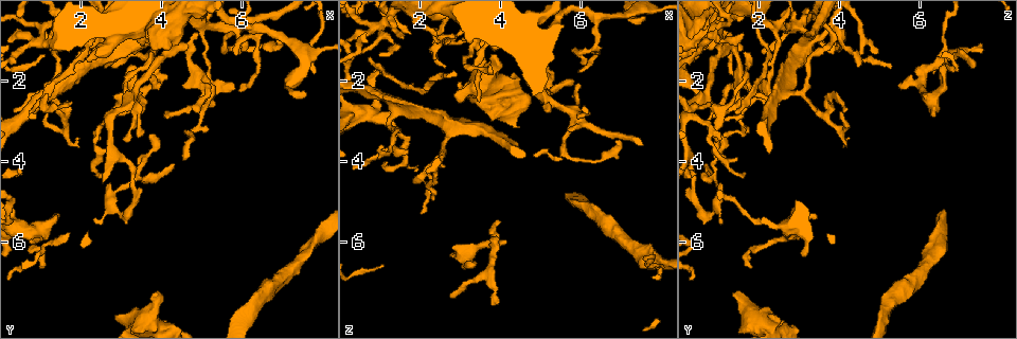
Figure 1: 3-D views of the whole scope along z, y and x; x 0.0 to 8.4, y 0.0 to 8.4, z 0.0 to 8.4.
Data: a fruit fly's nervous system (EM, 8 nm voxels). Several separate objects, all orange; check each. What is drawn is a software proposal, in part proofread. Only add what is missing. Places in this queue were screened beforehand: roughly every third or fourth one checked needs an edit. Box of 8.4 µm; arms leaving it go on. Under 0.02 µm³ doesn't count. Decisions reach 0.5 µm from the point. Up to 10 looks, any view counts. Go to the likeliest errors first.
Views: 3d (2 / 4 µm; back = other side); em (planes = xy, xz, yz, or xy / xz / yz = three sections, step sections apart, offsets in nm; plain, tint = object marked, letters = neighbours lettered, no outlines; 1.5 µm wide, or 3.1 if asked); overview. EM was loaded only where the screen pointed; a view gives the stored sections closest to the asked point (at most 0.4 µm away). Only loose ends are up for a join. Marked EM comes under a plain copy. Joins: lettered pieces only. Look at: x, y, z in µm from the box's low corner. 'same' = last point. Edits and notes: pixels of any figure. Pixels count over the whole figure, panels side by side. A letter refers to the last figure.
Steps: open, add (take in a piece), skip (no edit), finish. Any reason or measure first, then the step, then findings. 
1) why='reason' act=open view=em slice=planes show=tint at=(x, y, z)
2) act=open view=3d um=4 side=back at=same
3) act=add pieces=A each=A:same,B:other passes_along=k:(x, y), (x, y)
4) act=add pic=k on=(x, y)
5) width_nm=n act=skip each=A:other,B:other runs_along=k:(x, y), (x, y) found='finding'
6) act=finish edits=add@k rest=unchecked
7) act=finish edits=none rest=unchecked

why='free end' act=open view=3d um=2 side=back at=(3.80, 7.25, 1.40)

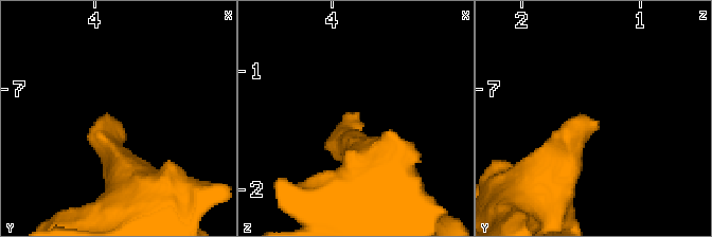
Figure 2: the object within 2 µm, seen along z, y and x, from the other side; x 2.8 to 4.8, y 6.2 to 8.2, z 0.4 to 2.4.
act=open view=em slice=planes show=letters at=(3.84, 7.26, 1.36)

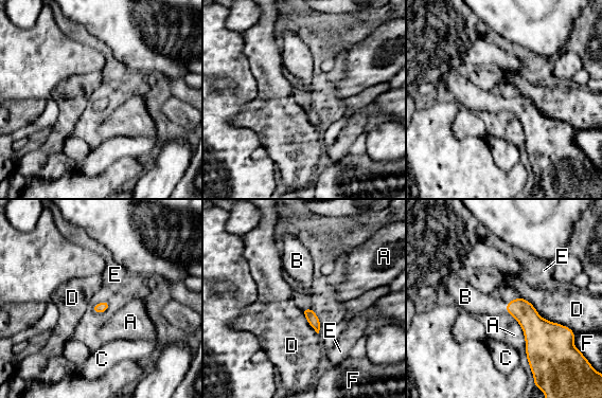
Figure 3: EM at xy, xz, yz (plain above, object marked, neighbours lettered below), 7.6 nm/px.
act=add pieces=B each=A:other,B:same,C:other,D:other,E:other,F:other passes_along=3:(533, 325), (507, 307), (475, 302) found='it goes on there'

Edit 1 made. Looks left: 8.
why='an open end' act=open view=3d um=2 side=back at=(2.80, 1.60, 7.30)

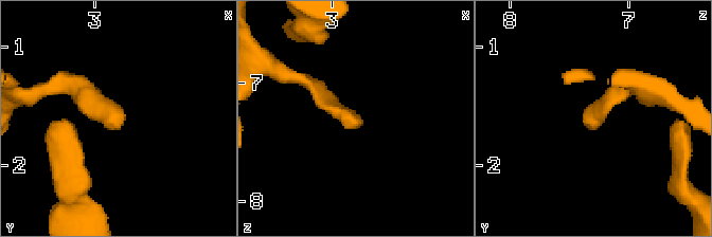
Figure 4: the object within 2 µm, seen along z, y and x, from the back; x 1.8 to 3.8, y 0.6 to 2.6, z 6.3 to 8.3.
why='now the EM' act=open view=em slice=planes show=letters at=(2.76, 1.60, 7.36)

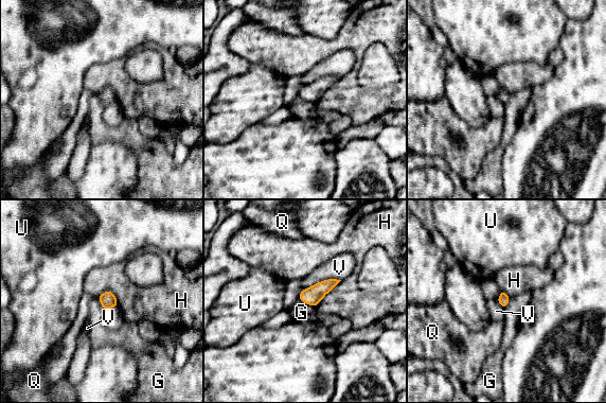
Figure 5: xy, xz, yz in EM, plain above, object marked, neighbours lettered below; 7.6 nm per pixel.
act=skip each=G:other,H:other,Q:other,U:other,V:other found='none of them fits'

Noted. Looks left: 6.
why='an open end' act=open view=3d um=4 at=(1.90, 3.65, 4.05)

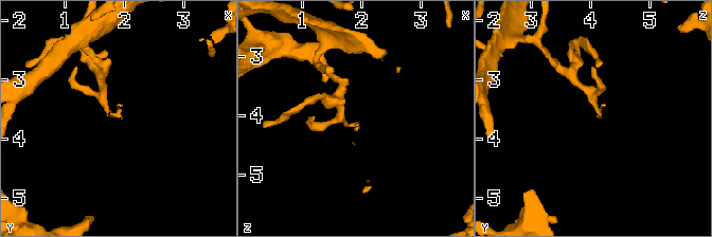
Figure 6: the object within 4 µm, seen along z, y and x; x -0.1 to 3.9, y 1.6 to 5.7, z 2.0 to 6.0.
act=open view=em slice=planes show=letters at=(1.95, 3.60, 4.10)

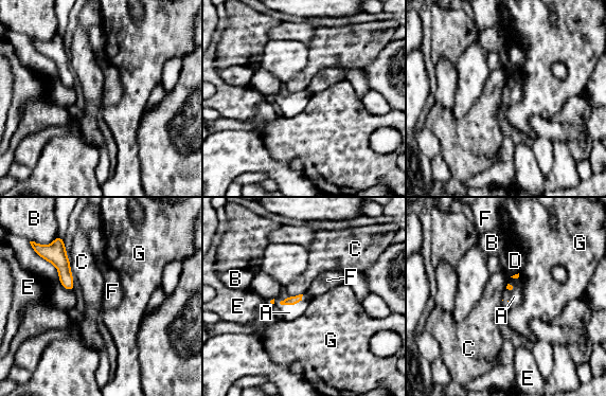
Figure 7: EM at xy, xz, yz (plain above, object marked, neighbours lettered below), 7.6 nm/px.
longest_contact=A:200nm act=add pieces=A each=A:same,B:other,C:other,D:other,E:other,F:other,G:other found='it goes on there'

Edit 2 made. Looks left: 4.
why='branch stops here' act=open view=3d um=2 at=(2.65, 4.25, 1.70)

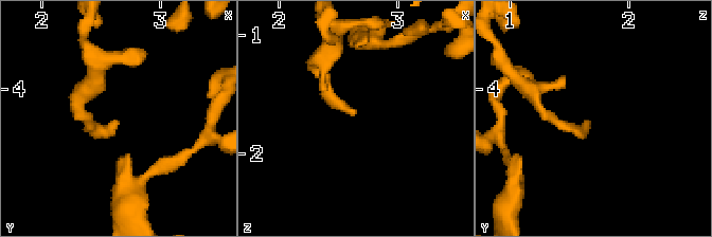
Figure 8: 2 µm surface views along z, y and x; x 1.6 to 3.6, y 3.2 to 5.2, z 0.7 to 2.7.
why='need the tissue' act=open view=em slice=planes show=tint at=(2.60, 4.30, 1.66)

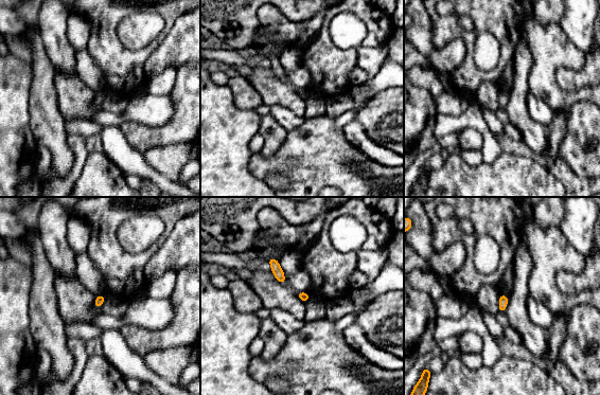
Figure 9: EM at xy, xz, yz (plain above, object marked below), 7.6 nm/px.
why='see the neighbours' act=open view=em slice=planes show=letters at=same

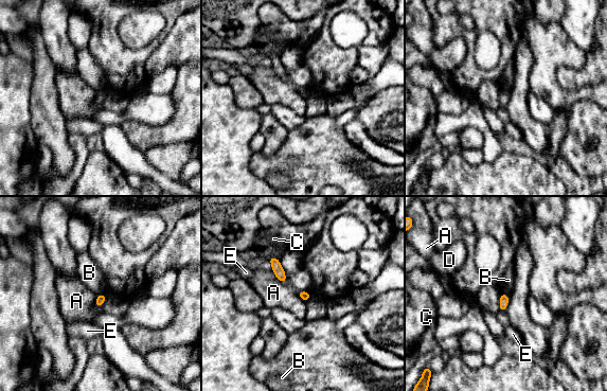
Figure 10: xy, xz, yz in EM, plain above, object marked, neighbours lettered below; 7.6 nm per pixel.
act=skip each=A:other,B:other,C:other,D:other,E:other border=10:(271, 269), (279, 280), (286, 282) found='none of them fits'

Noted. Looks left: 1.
act=finish edits=add@3,add@7 rest=unchecked

